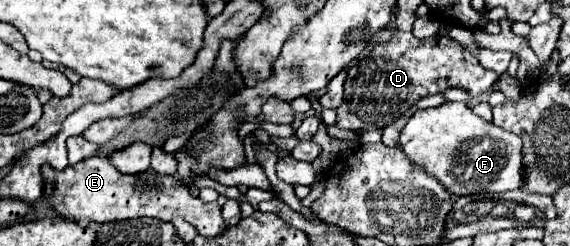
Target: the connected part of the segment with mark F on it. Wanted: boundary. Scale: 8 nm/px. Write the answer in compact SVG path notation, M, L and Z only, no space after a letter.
M446 103L436 109L416 111L402 131L400 147L414 165L432 173L454 195L502 193L524 185L522 139L484 121L466 103Z

